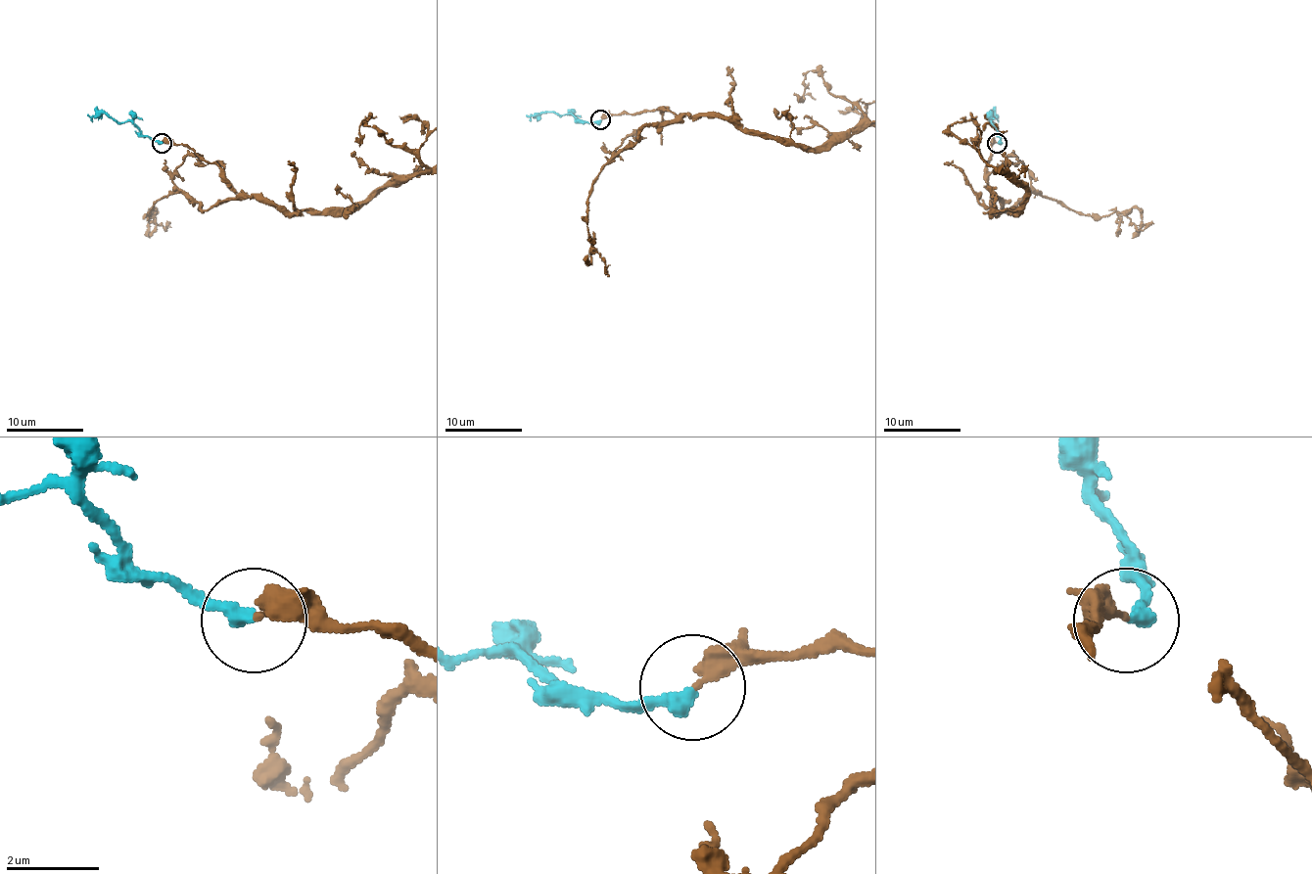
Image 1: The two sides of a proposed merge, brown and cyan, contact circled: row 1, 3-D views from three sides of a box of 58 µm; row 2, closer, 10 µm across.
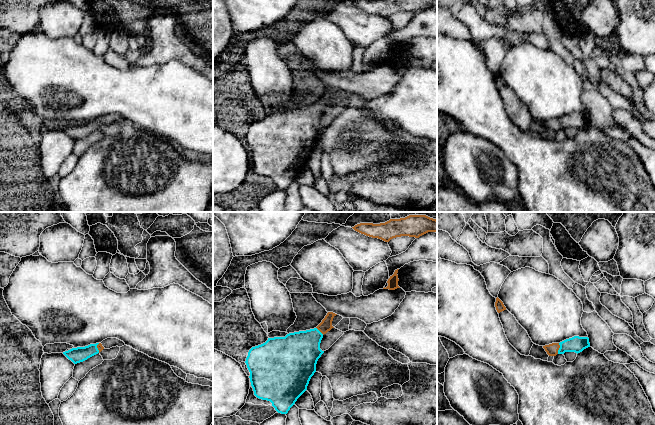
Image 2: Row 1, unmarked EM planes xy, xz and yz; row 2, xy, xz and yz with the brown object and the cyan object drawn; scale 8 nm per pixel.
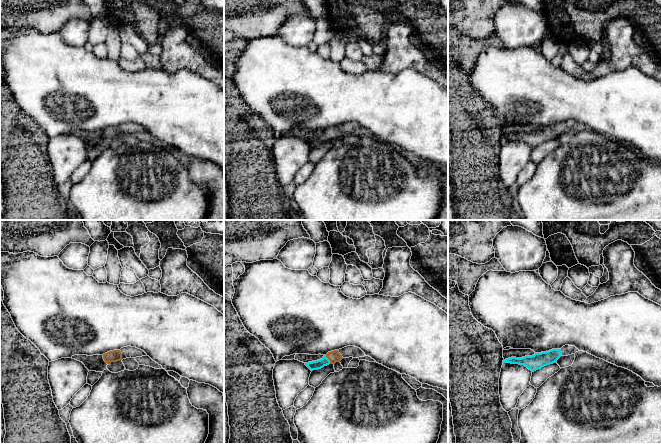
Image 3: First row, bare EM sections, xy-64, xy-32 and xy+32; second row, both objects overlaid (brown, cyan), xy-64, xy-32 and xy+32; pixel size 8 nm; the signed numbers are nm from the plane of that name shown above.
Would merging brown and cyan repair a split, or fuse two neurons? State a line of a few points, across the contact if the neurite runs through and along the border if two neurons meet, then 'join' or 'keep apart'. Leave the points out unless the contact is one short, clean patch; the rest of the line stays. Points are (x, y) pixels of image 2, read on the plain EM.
line yz (552, 125), (559, 123), (576, 120); join

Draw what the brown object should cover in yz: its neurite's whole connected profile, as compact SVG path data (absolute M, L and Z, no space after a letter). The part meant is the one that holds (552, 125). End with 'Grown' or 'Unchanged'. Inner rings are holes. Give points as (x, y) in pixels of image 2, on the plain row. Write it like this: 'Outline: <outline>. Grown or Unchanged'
Outline: M574 112L560 119L543 122L549 132L556 132L565 128L575 128L578 130L588 123L590 123L589 114L579 112Z. Grown

